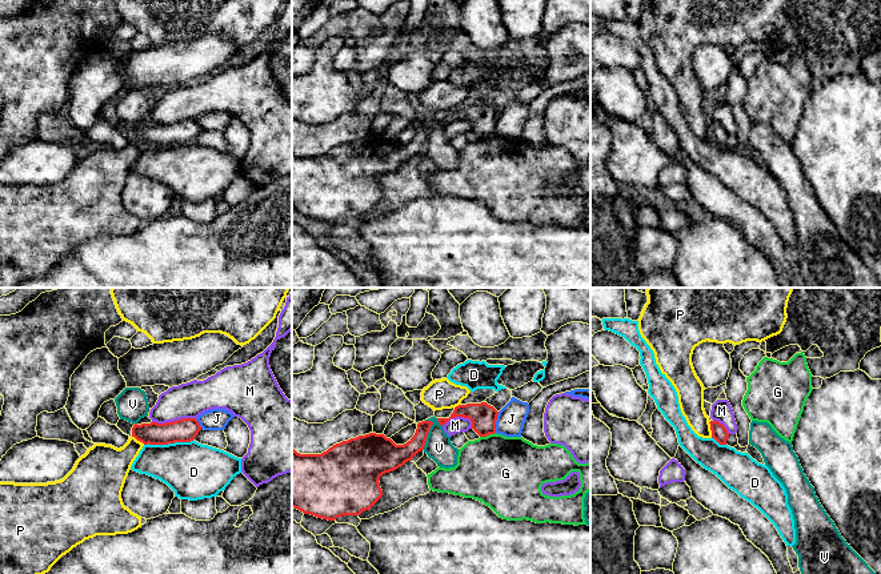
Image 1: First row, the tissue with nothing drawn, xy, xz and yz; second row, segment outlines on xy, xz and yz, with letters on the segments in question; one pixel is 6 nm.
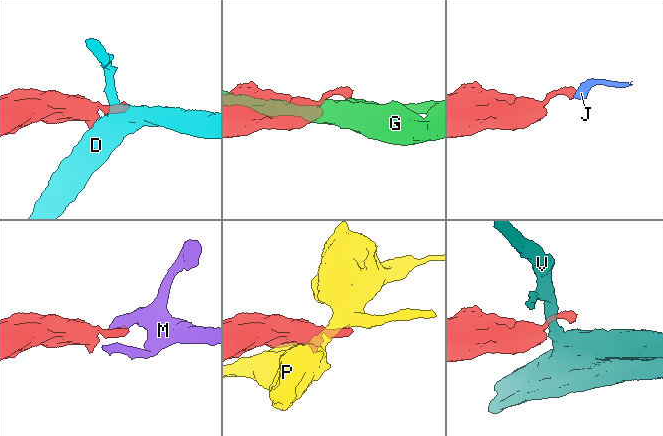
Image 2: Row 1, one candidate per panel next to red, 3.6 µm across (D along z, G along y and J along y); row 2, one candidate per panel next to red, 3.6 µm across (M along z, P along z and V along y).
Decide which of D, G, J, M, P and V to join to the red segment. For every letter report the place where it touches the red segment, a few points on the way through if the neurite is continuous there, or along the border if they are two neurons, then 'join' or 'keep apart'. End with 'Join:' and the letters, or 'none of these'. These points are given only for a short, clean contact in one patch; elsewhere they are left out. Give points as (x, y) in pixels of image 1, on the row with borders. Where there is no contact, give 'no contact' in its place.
D: meets red in xy at (168, 442); keep apart
G: meets red in xz at (487, 434); keep apart
J: meets red in xz at (495, 422); border along xz (499, 412), (495, 432); keep apart
M: meets red in xy at (173, 421); border along xy (195, 417), (152, 422); keep apart
P: meets red in yz at (711, 429); keep apart
V: meets red in xz at (427, 434); border along xz (431, 420), (432, 425), (423, 449); keep apart
Join: none of these

